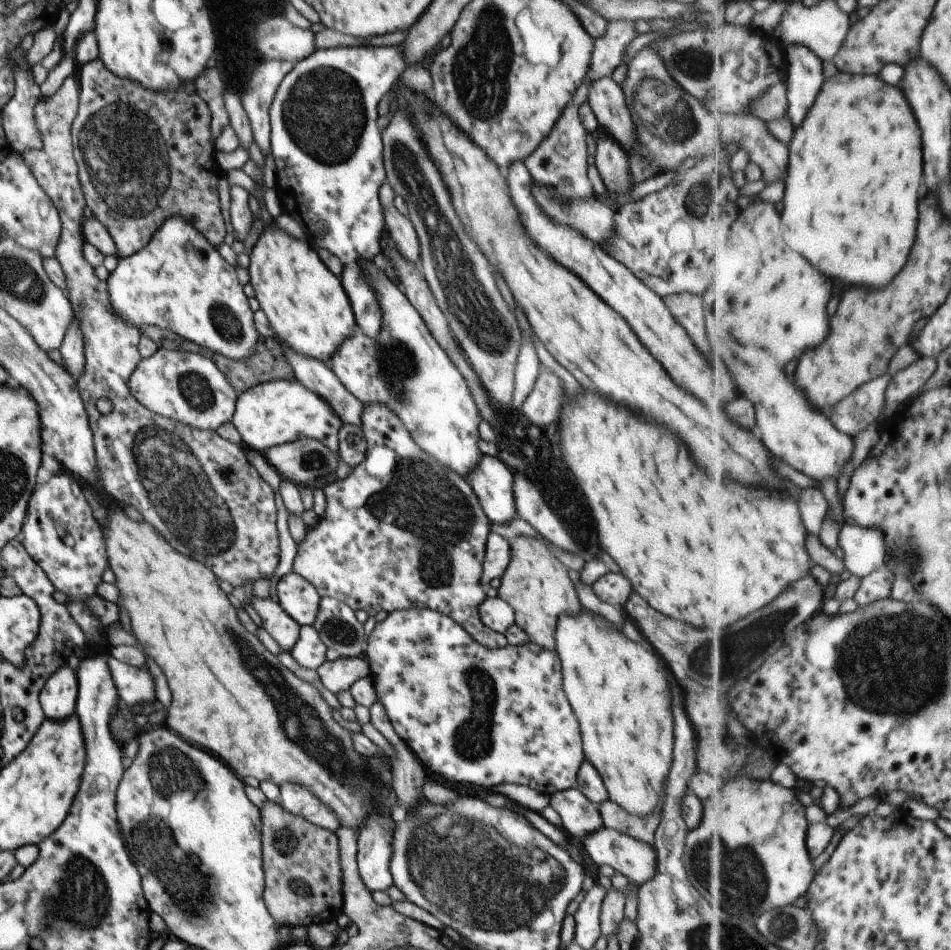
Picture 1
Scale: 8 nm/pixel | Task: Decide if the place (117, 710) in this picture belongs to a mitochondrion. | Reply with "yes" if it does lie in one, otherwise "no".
no

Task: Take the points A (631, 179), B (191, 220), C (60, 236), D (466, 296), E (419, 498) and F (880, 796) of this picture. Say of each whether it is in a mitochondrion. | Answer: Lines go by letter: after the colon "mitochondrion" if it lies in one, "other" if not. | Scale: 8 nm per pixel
A: other
B: other
C: other
D: mitochondrion
E: mitochondrion
F: other

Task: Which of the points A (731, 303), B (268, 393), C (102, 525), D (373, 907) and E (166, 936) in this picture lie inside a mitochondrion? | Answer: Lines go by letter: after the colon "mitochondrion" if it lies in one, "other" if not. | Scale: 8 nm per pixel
A: mitochondrion
B: other
C: other
D: other
E: other

